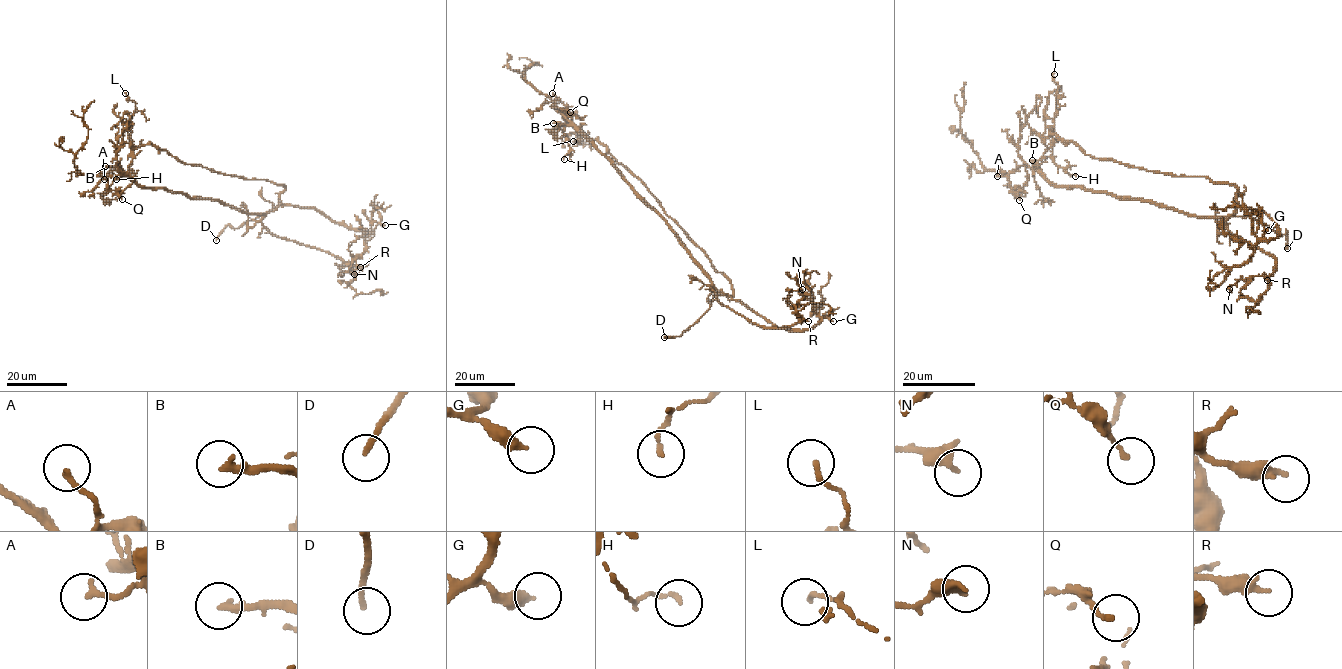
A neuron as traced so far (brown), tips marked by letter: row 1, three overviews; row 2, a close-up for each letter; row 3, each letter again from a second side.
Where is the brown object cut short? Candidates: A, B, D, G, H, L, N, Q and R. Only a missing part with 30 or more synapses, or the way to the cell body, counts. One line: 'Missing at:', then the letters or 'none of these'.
Missing at: B, D

